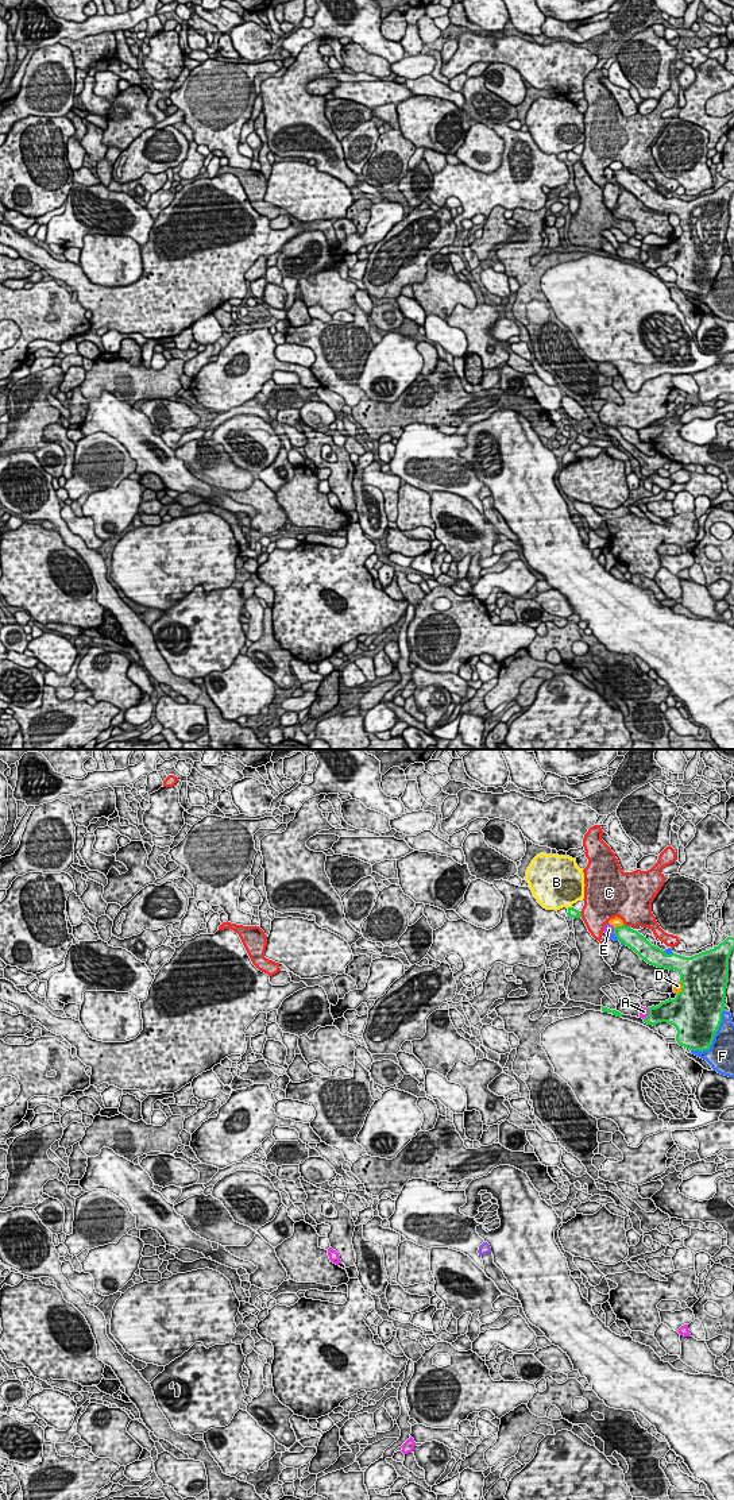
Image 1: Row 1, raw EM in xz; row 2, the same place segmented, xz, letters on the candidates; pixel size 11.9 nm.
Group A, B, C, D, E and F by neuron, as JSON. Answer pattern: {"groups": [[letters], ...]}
{"groups": [["A"], ["B"], ["C", "F"], ["D"], ["E"]]}

